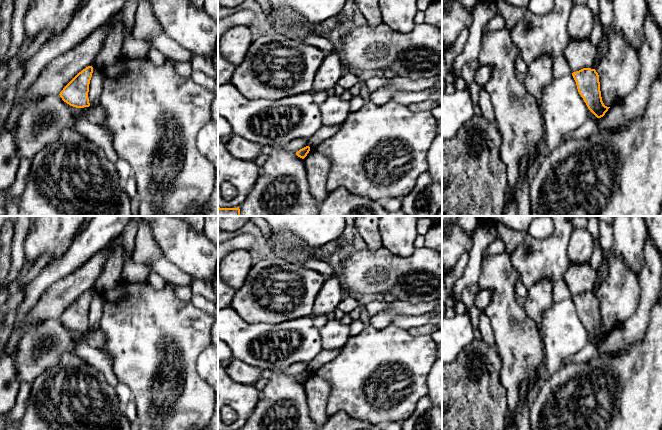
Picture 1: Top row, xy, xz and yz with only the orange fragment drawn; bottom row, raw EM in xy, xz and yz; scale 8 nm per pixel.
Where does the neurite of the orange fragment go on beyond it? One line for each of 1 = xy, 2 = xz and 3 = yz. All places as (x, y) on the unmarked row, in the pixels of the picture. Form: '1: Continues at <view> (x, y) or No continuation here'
1: No continuation here
2: No continuation here
3: No continuation here

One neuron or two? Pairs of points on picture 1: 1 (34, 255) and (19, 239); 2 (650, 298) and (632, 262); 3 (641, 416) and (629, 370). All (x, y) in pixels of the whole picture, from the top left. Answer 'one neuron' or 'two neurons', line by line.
1: two neurons
2: two neurons
3: one neuron

